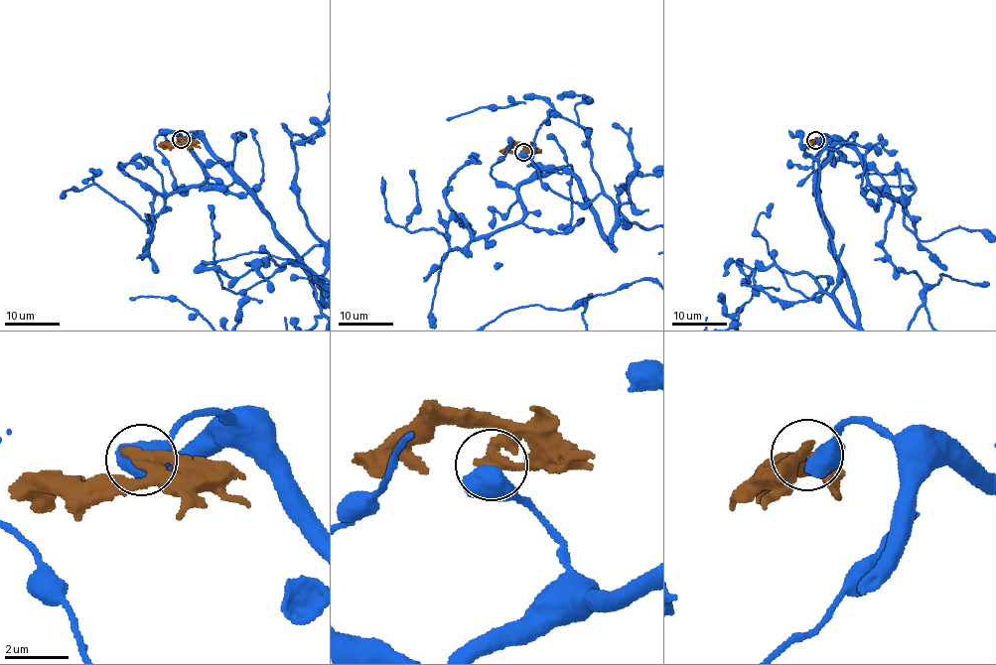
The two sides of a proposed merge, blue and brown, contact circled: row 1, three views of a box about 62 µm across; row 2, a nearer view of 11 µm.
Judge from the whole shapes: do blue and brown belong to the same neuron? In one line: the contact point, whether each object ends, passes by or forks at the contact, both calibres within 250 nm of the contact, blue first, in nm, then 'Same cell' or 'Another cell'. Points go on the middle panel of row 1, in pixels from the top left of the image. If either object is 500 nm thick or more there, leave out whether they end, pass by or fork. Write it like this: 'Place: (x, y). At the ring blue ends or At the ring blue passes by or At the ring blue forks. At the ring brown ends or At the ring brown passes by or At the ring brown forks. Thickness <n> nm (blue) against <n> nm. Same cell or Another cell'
Place: (523, 152). Thickness 700 nm (blue) against 460 nm. Another cell

